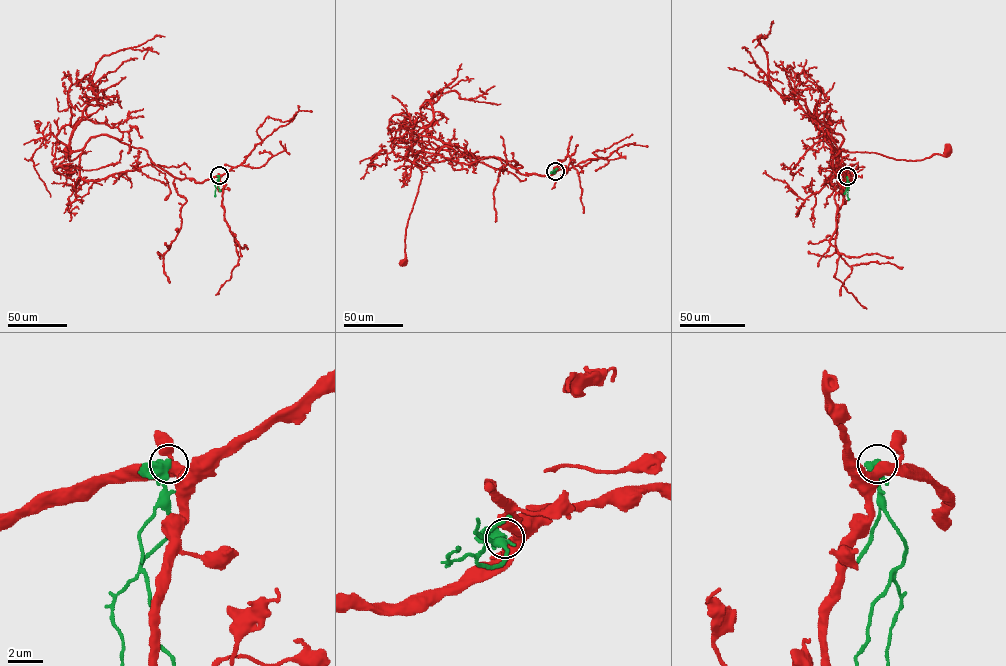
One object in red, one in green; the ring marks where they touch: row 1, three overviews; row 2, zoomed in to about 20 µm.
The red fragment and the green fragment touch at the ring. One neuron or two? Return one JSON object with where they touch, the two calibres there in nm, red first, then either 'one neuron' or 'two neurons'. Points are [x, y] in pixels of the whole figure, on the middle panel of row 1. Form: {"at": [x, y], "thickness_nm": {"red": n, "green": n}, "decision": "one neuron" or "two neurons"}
{"at": [555, 171], "thickness_nm": {"red": 380, "green": 380}, "decision": "two neurons"}

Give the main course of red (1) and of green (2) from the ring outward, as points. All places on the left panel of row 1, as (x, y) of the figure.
1: (219, 175), (179, 179), (145, 150), (104, 134), (91, 137), (74, 160), (67, 150)
2: (219, 175), (214, 196)

